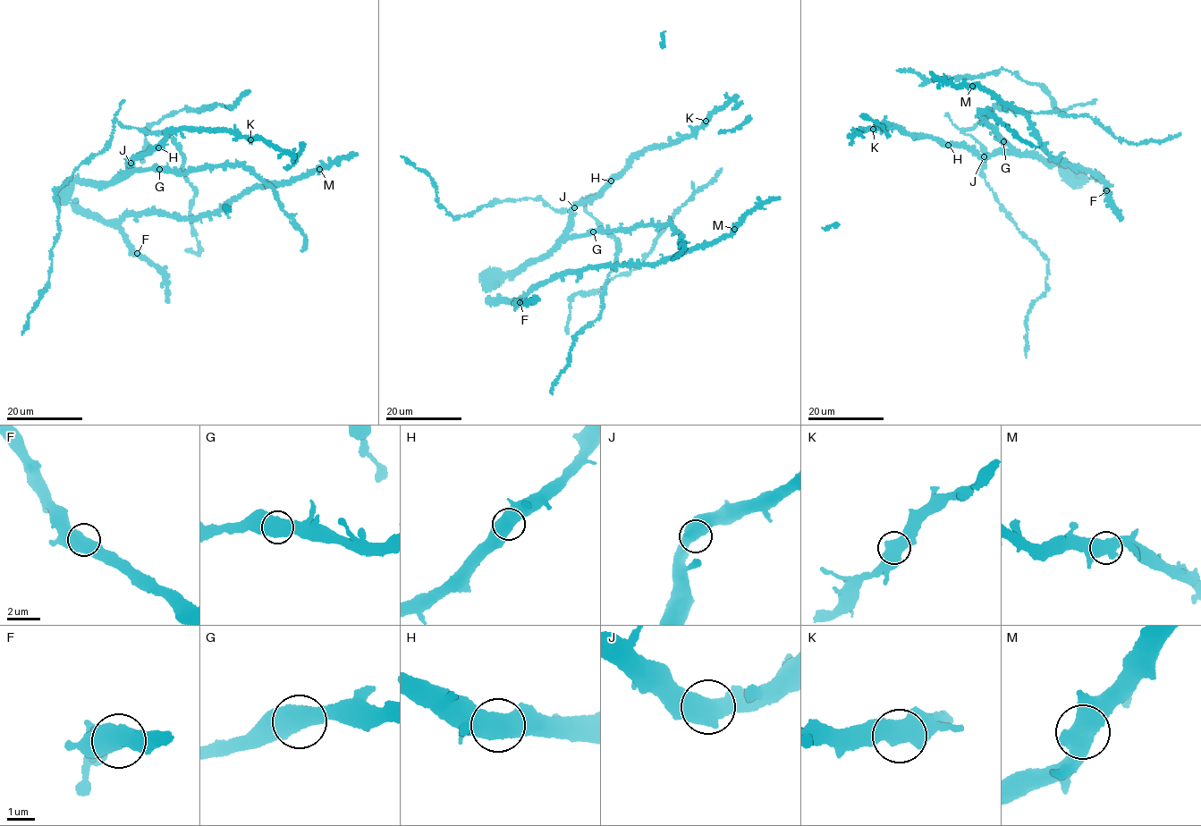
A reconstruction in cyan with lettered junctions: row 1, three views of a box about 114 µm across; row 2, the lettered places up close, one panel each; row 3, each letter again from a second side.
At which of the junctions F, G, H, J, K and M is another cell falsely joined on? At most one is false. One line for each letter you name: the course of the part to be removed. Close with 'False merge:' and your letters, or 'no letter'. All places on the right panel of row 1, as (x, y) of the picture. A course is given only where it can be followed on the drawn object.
False merge: no letter

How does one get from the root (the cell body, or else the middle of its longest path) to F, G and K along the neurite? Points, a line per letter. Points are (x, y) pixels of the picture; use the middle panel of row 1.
F: (523, 269), (503, 275), (501, 282), (486, 290), (492, 299), (520, 302)
G: (523, 269), (555, 250), (567, 238), (593, 231)
K: (523, 269), (549, 253), (566, 230), (575, 207), (596, 197), (632, 159), (647, 149), (690, 136), (706, 121)

